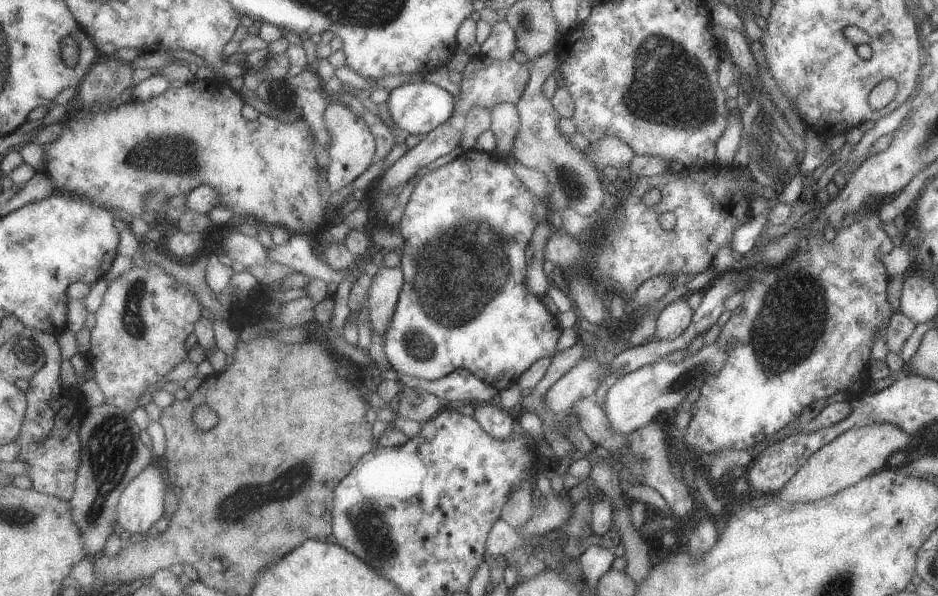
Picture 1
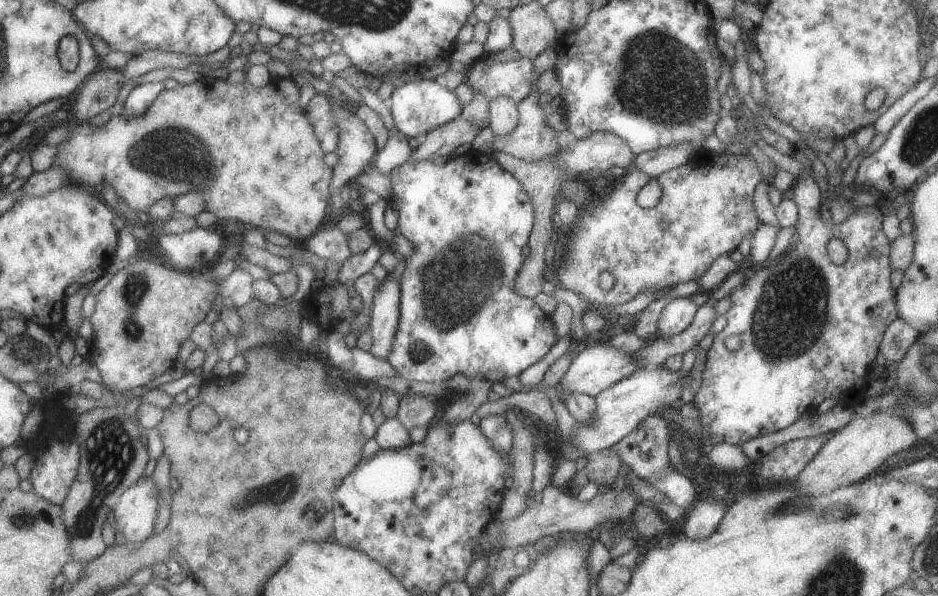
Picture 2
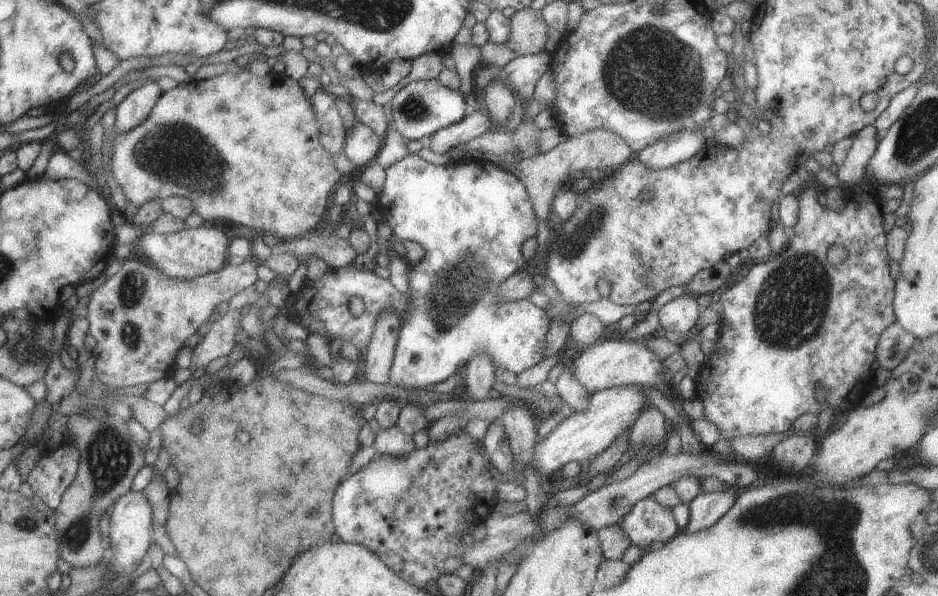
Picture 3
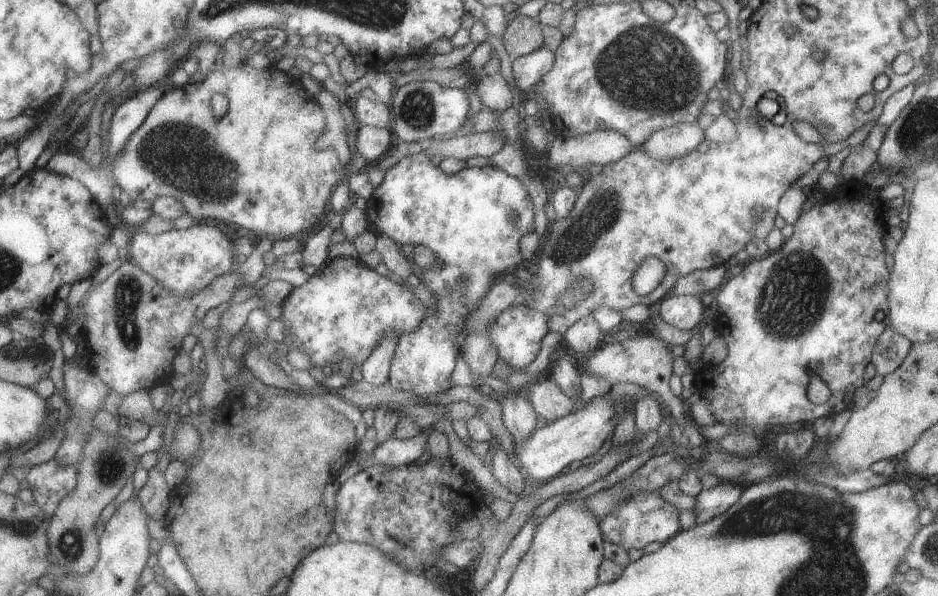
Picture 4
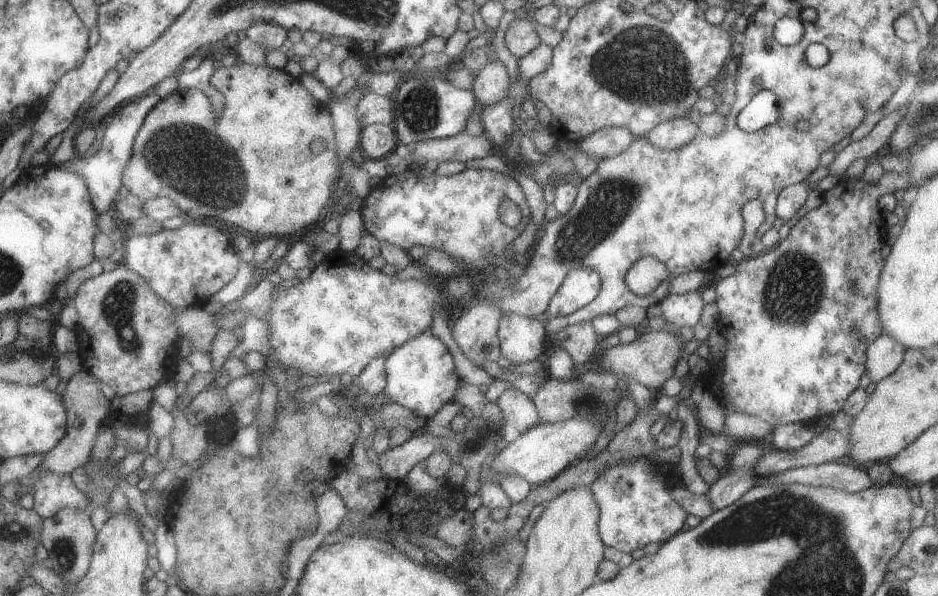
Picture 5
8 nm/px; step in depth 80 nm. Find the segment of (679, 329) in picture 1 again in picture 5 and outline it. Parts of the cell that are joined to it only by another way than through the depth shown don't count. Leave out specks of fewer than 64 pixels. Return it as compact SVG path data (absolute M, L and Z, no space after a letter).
M689 291L680 295L668 294L659 303L661 317L675 328L695 326L699 322L703 305L700 291Z

